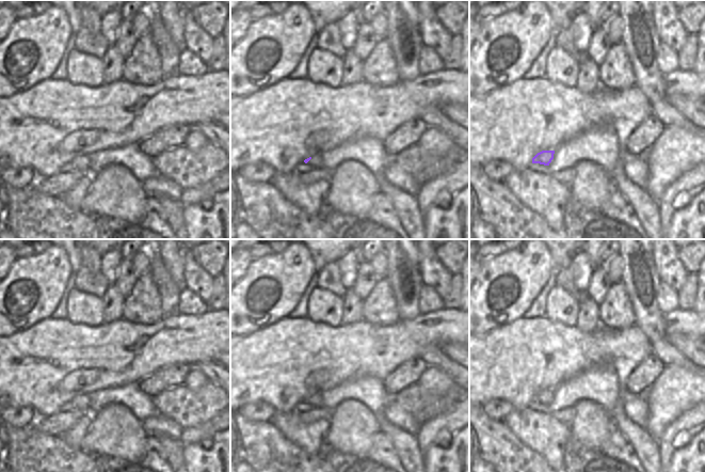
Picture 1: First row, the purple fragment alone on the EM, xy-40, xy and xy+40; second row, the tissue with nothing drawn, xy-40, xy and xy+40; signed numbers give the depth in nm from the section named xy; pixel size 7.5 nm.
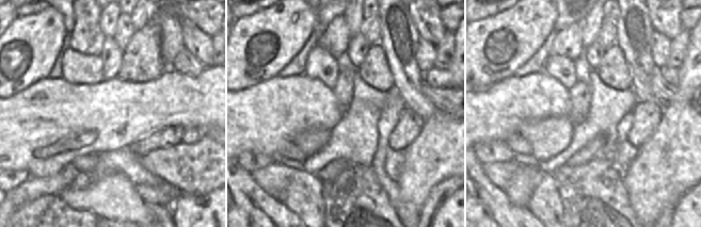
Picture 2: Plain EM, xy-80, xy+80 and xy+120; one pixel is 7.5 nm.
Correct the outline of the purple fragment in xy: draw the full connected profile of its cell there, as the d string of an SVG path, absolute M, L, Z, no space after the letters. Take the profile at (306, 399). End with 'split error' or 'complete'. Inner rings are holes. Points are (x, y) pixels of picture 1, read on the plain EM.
M314 394L297 405L297 413L305 413L311 409L318 409L323 404L321 394Z | split error

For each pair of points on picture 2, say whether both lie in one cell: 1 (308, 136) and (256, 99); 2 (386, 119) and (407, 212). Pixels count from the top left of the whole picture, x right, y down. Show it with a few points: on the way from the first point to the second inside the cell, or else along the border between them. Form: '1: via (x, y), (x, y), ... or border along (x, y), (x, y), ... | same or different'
1: border along (325, 128), (305, 128), (299, 131), (290, 141) | different
2: via (383, 143), (380, 153), (380, 174), (392, 189) | same

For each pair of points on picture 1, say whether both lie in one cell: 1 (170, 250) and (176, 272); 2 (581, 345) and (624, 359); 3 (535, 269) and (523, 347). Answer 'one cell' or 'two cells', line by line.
1: one cell
2: one cell
3: two cells

